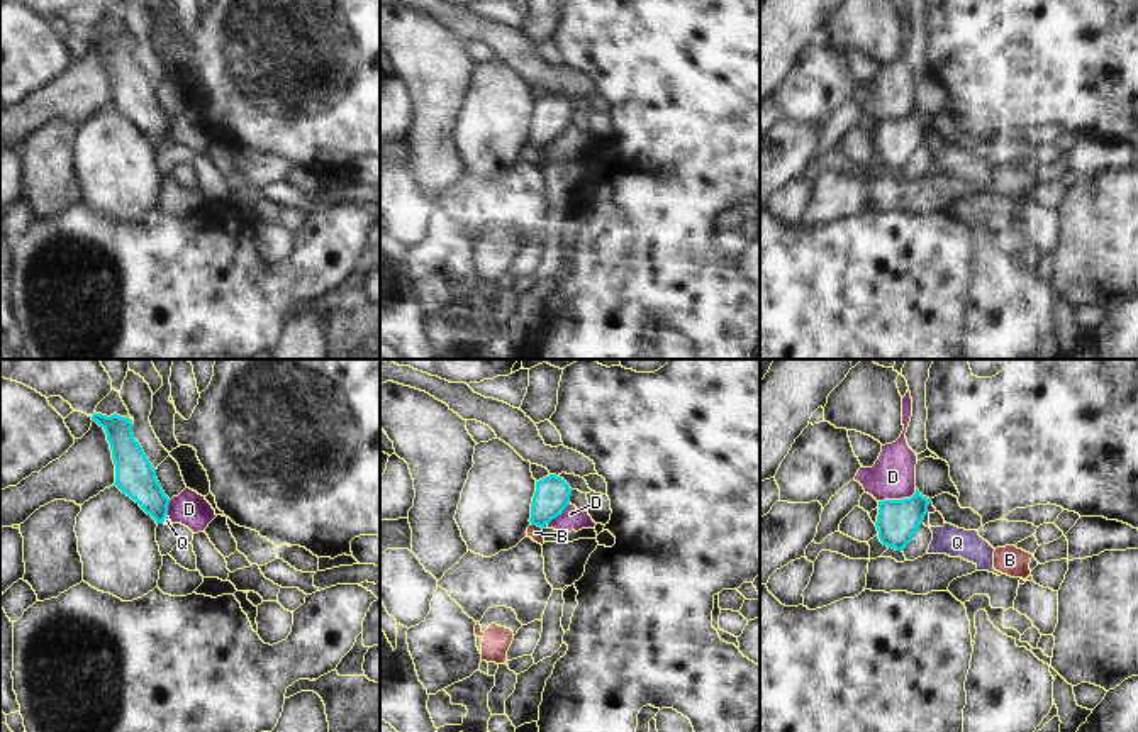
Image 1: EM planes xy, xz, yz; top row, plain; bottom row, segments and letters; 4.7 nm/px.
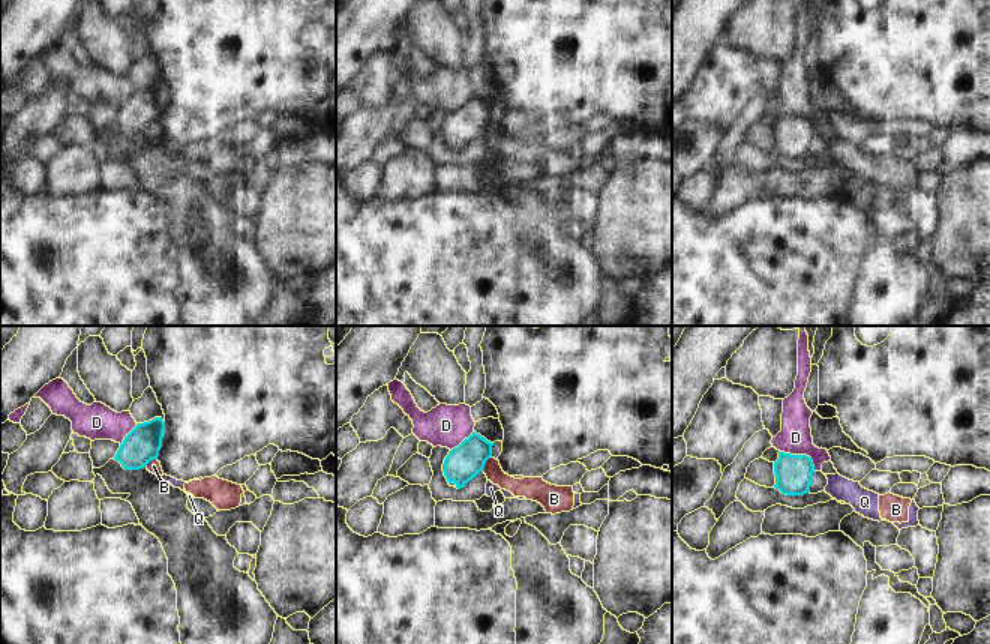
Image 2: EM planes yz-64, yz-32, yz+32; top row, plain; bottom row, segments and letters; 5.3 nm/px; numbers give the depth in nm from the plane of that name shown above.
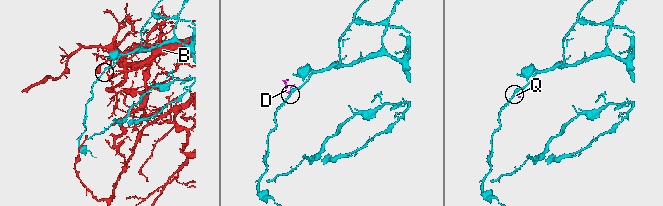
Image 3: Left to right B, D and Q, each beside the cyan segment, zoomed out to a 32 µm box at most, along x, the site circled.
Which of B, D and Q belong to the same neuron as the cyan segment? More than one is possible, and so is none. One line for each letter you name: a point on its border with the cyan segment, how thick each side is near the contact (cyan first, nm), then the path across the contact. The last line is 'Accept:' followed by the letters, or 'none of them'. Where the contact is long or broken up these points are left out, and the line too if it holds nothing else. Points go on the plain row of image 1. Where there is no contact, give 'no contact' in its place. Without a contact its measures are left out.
Accept: none of them

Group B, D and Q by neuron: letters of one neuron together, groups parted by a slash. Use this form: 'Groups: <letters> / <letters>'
Groups: B D Q

